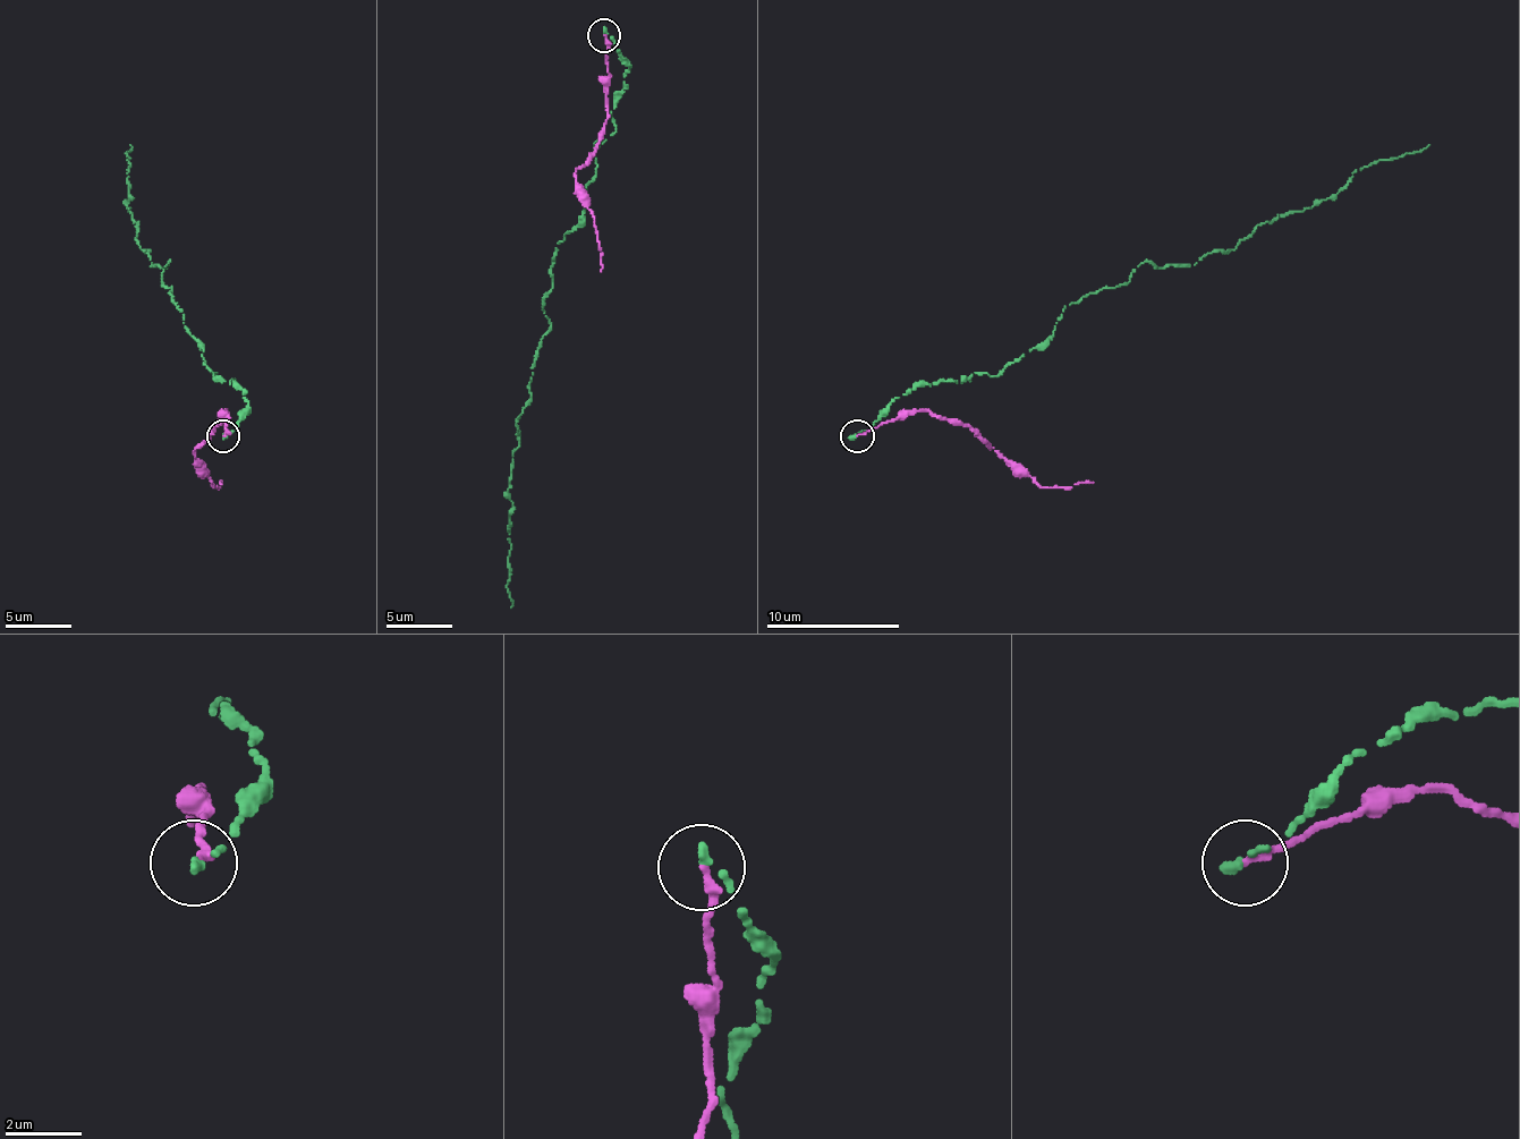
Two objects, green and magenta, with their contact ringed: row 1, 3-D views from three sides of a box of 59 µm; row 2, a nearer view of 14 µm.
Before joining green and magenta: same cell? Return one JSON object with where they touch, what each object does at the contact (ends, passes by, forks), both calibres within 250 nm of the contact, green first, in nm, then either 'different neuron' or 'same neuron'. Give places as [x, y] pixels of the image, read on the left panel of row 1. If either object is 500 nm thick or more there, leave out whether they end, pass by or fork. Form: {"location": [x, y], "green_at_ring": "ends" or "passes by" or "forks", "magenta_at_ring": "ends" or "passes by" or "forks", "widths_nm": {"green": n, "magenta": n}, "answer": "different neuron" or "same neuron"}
{"location": [223, 435], "green_at_ring": "ends", "magenta_at_ring": "ends", "widths_nm": {"green": 220, "magenta": 220}, "answer": "different neuron"}

